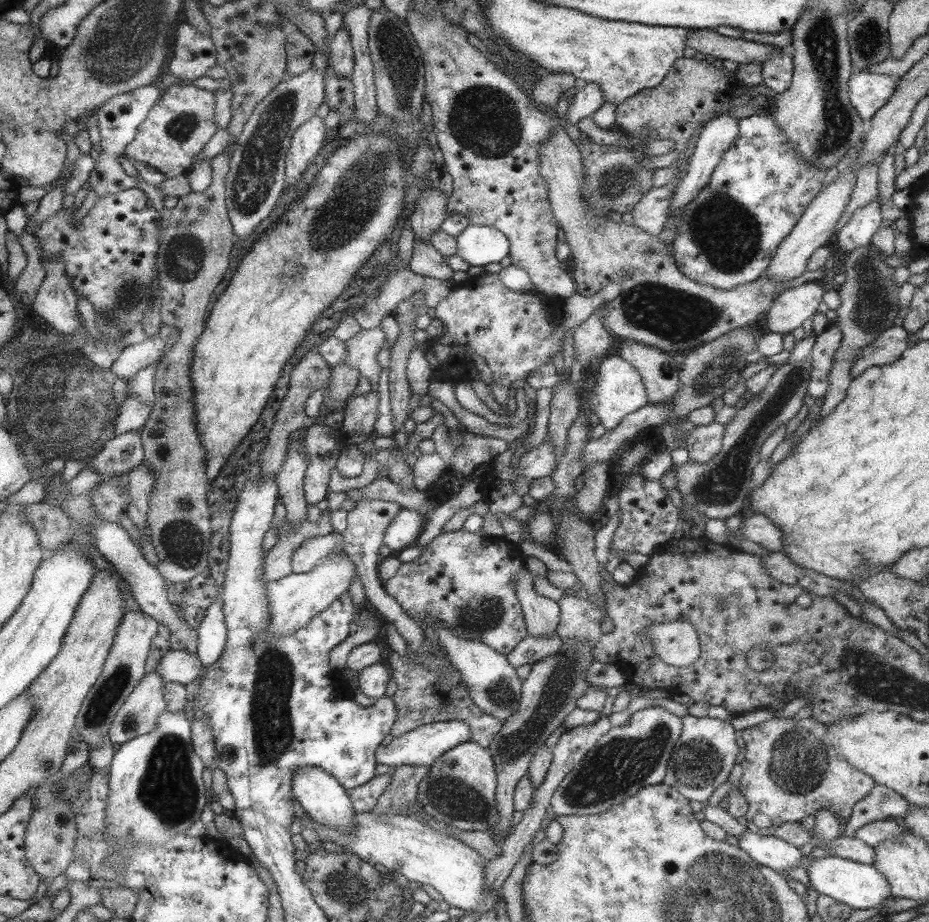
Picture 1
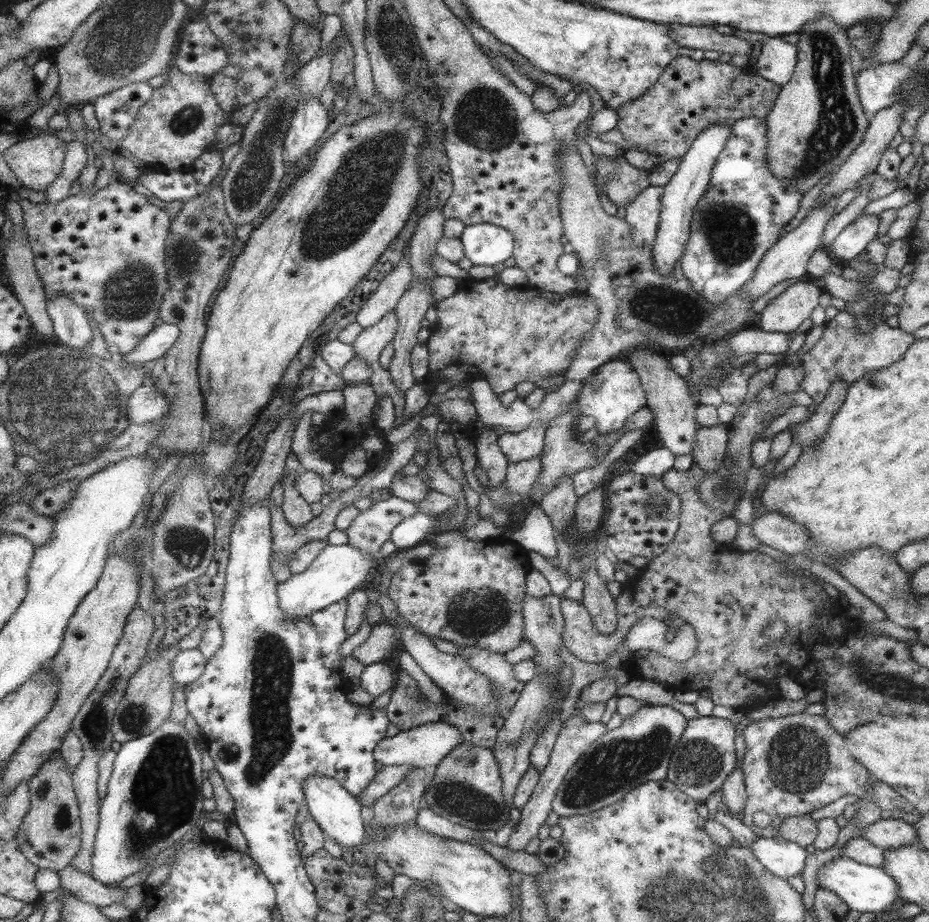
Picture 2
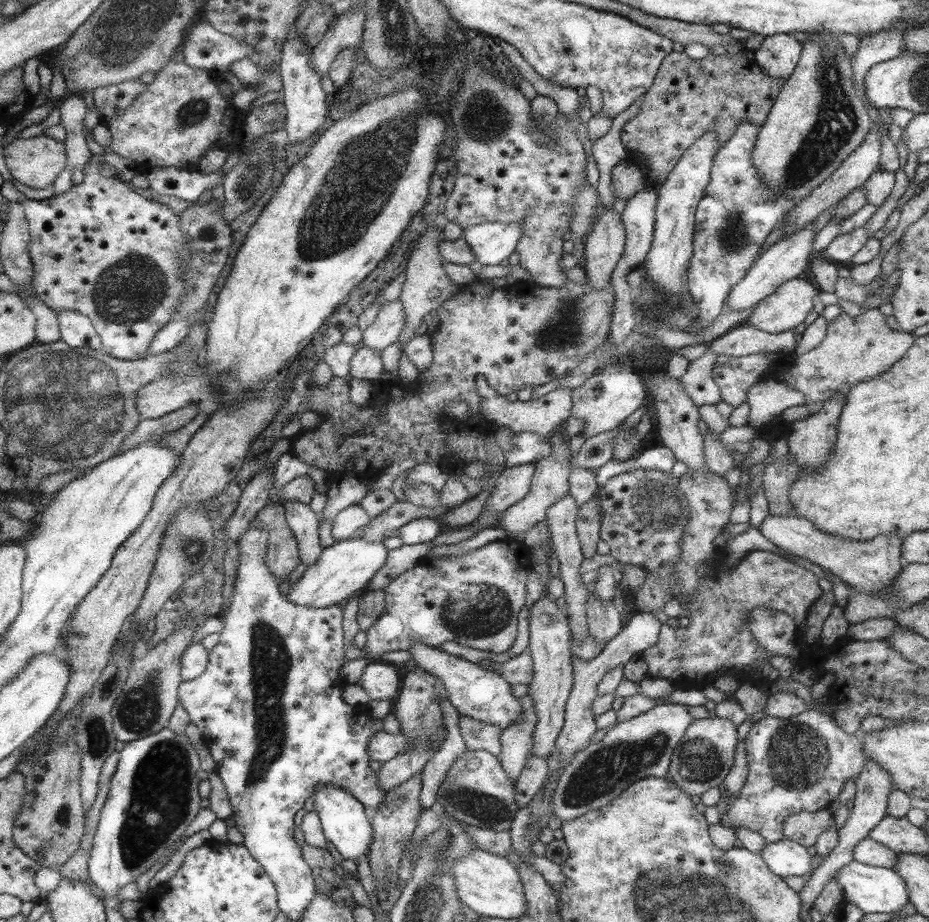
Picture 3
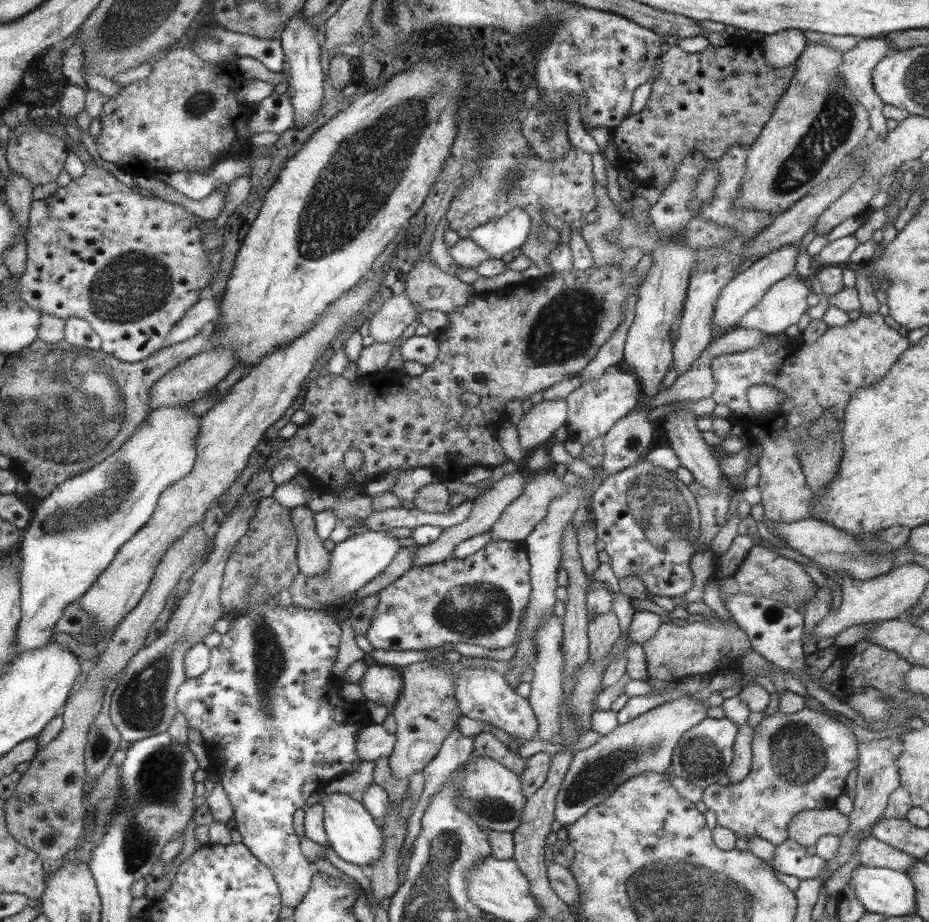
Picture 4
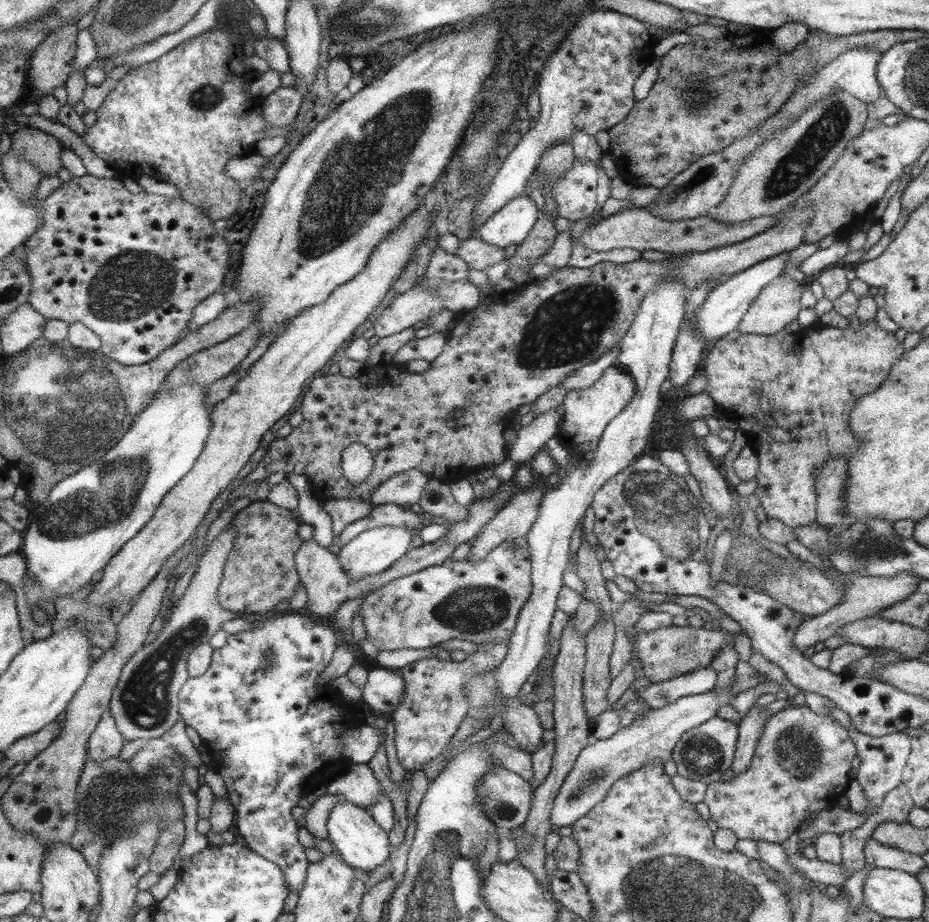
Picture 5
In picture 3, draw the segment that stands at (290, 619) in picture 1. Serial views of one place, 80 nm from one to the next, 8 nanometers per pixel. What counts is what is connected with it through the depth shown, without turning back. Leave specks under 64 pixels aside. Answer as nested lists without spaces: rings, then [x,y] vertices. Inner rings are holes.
[[[352,536],[350,540],[335,541],[324,548],[315,565],[309,565],[301,576],[289,585],[285,599],[297,607],[326,608],[338,605],[341,600],[351,598],[354,594],[362,593],[372,577],[380,570],[388,558],[389,551],[383,542],[367,543]]]

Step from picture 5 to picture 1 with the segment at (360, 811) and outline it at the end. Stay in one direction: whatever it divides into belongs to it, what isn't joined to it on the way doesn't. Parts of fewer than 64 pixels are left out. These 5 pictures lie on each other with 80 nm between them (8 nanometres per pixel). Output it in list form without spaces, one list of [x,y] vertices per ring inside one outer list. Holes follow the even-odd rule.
[[[305,767],[296,770],[292,778],[292,794],[295,795],[299,808],[303,809],[315,822],[328,826],[330,829],[340,831],[352,831],[354,829],[355,814],[351,799],[348,793],[337,782],[333,775],[327,774],[324,770],[317,767]]]

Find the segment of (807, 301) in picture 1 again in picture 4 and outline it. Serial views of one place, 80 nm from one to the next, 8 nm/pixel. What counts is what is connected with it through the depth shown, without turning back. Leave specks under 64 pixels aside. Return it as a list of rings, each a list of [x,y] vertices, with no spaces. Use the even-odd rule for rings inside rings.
[[[797,275],[785,277],[770,286],[764,298],[753,305],[735,324],[768,335],[783,334],[807,310],[809,288]]]

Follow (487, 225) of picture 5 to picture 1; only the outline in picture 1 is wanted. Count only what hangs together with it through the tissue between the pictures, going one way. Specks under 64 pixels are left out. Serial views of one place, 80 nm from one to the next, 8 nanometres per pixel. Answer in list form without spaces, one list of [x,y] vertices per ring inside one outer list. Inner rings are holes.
[[[468,224],[456,237],[456,254],[470,266],[499,262],[509,248],[507,235],[493,226]]]

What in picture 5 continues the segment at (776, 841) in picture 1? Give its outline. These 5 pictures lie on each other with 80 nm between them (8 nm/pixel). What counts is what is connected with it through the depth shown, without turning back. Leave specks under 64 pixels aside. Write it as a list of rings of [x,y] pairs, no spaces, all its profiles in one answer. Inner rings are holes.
[[[794,832],[791,837],[786,838],[781,844],[785,853],[788,855],[788,864],[793,870],[799,870],[810,882],[821,882],[821,884],[830,884],[836,887],[841,886],[847,878],[840,864],[831,864],[823,862],[817,857],[807,859],[799,850],[799,839]]]

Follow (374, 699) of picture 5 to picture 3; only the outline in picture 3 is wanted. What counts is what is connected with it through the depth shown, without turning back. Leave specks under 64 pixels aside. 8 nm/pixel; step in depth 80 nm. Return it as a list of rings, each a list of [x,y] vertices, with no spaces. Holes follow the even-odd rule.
[[[368,662],[357,683],[369,695],[370,700],[389,699],[397,694],[399,676],[385,663]]]

